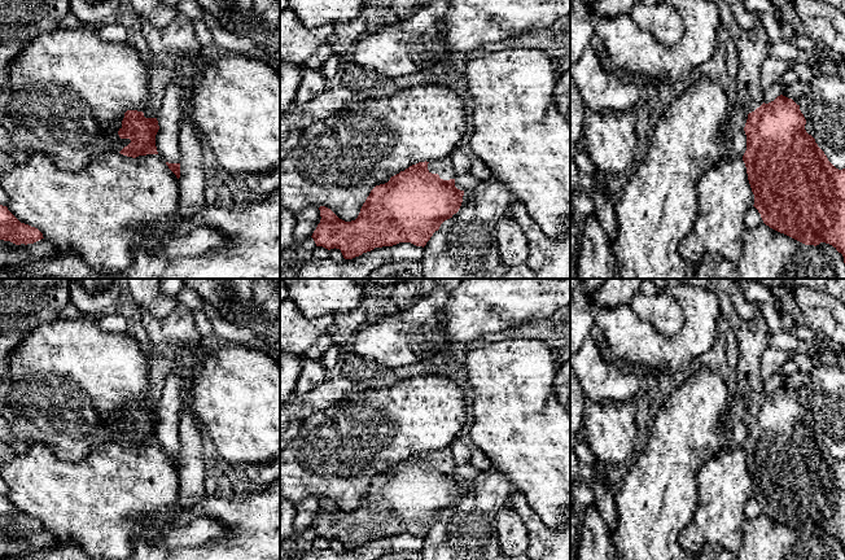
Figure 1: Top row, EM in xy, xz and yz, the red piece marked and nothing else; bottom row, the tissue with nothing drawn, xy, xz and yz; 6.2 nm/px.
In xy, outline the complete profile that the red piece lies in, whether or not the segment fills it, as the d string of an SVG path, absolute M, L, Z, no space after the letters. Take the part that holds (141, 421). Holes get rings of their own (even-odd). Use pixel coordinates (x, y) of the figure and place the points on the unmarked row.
M183 306L167 316L154 316L149 311L141 310L141 324L150 340L150 351L146 354L149 395L141 402L127 401L118 421L121 429L131 430L119 443L132 449L158 445L156 437L156 425L159 420L157 407L166 379L171 375L180 354L194 349L201 341L193 314Z

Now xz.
M450 447L438 451L419 452L410 456L404 461L390 468L385 474L376 476L355 511L345 512L340 509L330 499L320 496L320 513L312 524L316 537L323 537L328 541L340 539L345 550L353 550L363 543L371 542L375 538L393 537L399 533L411 533L416 537L425 537L433 524L439 520L441 515L452 508L461 496L464 481L455 477L457 464L454 460Z

